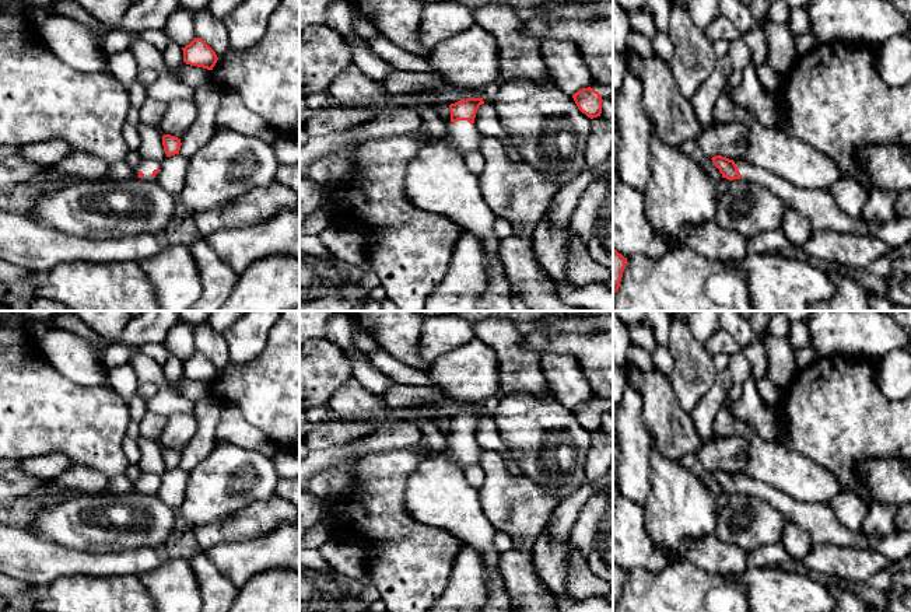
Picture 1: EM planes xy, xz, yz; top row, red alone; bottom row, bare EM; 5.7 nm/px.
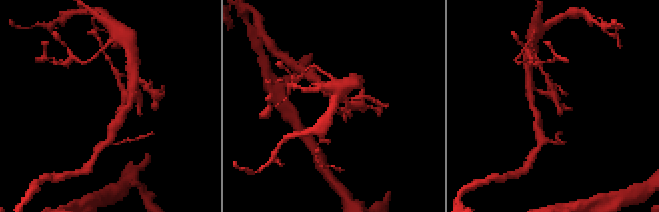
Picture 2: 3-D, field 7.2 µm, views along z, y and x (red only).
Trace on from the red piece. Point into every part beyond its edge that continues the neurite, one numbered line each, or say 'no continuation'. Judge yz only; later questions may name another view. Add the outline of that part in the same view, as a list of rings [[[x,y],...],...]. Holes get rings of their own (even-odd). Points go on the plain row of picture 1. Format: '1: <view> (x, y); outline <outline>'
1: yz (817, 518); outline [[[735,473],[740,493],[765,501],[789,521],[798,524],[812,536],[814,543],[870,548],[886,556],[896,566],[911,555],[911,531],[893,531],[880,538],[865,536],[862,532],[848,531],[826,503],[805,503],[772,487],[771,485]]]

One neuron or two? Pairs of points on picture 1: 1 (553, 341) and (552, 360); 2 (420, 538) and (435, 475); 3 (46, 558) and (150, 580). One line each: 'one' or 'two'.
1: two
2: two
3: two

